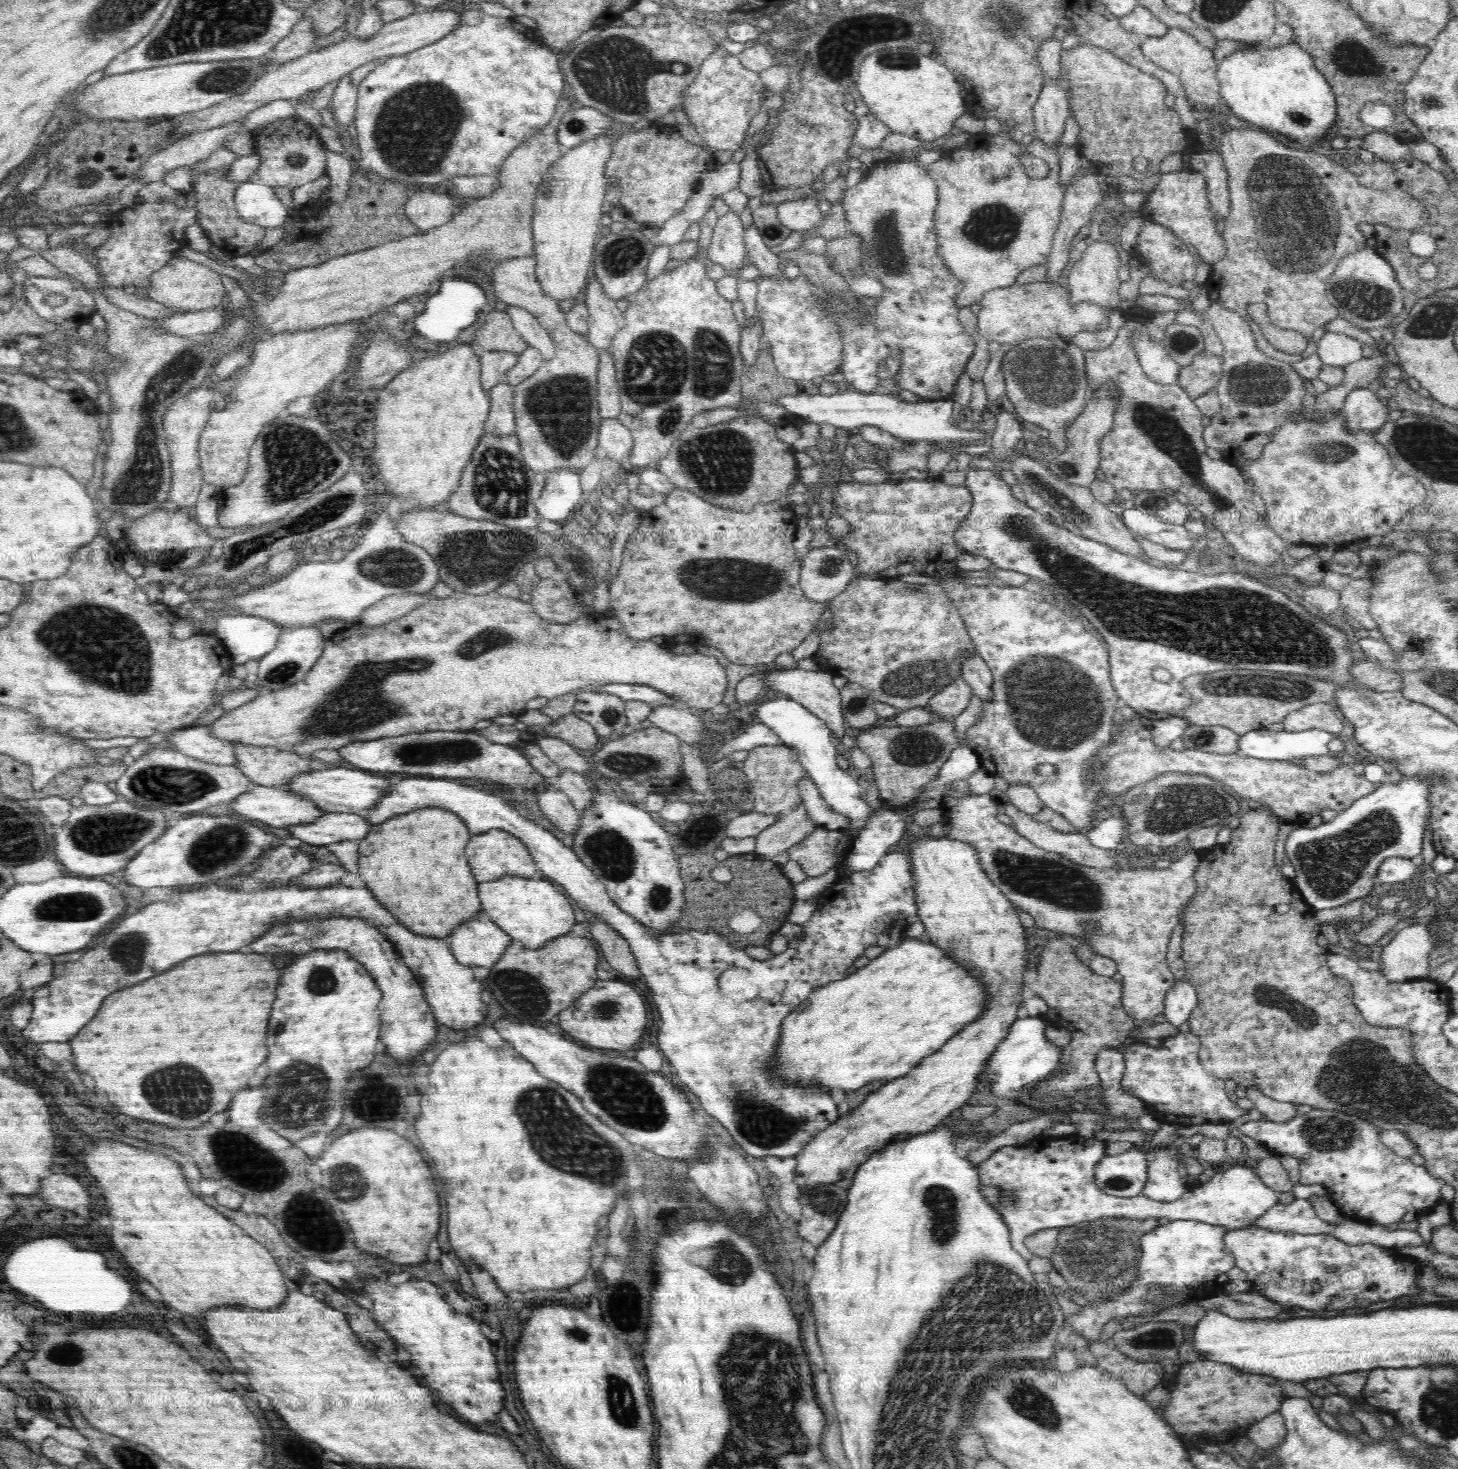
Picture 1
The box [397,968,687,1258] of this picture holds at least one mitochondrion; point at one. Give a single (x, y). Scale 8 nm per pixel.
(564, 1141)

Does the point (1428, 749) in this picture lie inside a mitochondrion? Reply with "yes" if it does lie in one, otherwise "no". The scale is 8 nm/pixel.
no

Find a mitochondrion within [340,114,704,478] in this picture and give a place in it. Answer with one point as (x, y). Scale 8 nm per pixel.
(560, 406)

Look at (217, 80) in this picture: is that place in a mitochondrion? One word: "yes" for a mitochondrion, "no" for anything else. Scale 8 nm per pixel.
yes

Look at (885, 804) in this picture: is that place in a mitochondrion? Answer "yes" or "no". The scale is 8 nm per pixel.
no

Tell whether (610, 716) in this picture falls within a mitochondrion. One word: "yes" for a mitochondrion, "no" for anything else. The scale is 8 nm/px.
yes

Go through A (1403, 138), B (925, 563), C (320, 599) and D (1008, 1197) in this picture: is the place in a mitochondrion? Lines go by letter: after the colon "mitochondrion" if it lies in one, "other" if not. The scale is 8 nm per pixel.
A: other
B: other
C: other
D: mitochondrion

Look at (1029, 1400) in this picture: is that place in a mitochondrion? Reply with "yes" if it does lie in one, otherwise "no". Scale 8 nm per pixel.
yes

